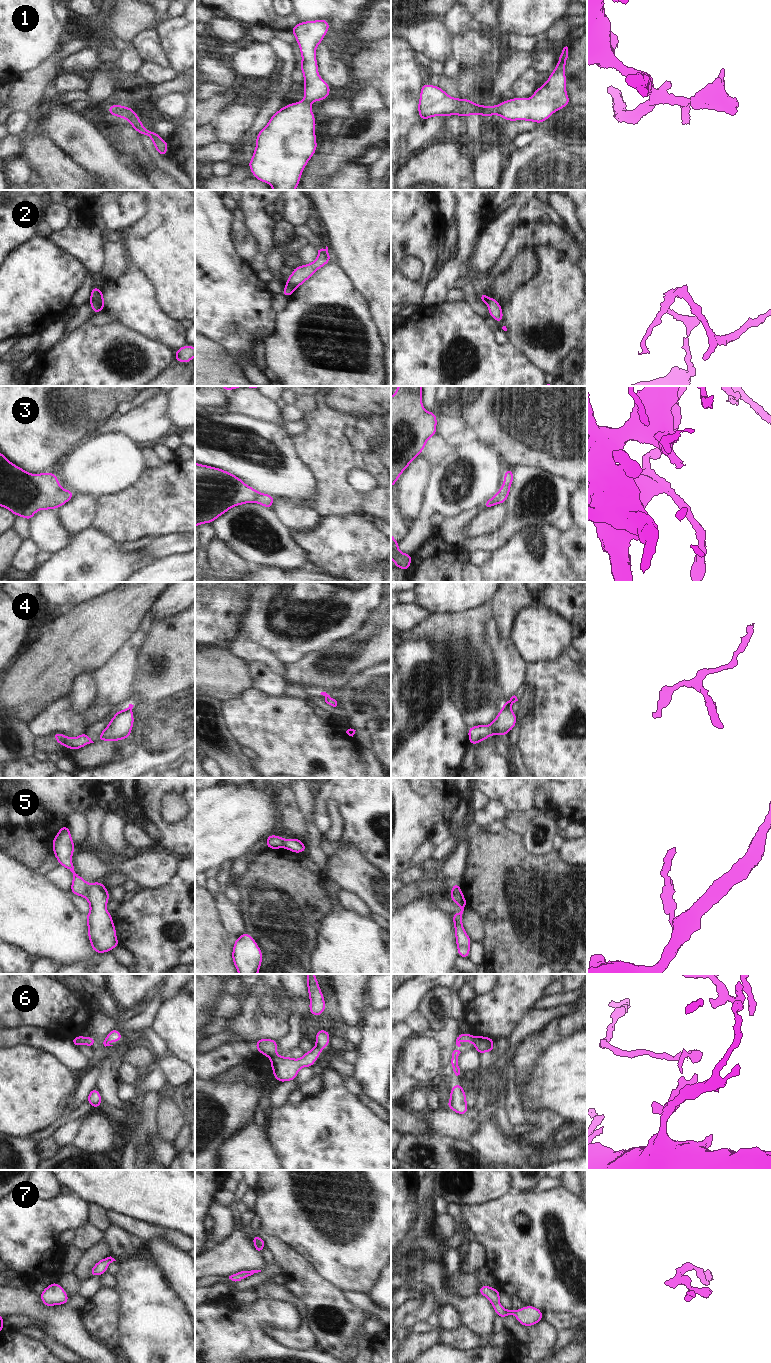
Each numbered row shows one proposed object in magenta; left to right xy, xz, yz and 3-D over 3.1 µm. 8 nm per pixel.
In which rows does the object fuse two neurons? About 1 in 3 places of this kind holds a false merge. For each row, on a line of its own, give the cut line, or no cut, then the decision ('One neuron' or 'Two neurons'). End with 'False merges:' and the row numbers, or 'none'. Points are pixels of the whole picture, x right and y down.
1: No split. One neuron
2: Split along xy (90, 300), (95, 302), (102, 310). Two neurons
3: No split. One neuron
4: No split. One neuron
5: Split along xy (89, 884), (84, 897). Two neurons
6: Split along xz (277, 1055), (270, 1058). Two neurons
7: No split. One neuron
False merges: 2, 5, 6.

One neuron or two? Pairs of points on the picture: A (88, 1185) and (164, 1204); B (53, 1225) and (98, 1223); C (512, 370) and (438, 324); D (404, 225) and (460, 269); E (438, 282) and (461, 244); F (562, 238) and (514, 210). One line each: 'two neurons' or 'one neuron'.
A: one neuron
B: two neurons
C: one neuron
D: two neurons
E: one neuron
F: two neurons

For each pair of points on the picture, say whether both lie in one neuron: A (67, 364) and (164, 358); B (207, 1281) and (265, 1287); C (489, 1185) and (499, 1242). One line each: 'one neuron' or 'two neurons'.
A: one neuron
B: two neurons
C: two neurons

